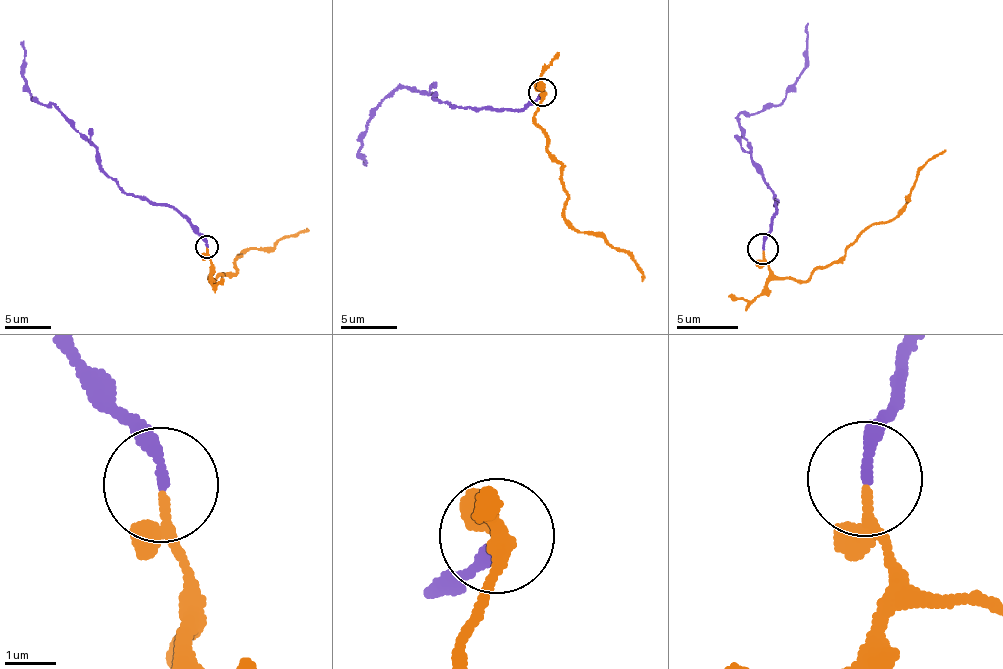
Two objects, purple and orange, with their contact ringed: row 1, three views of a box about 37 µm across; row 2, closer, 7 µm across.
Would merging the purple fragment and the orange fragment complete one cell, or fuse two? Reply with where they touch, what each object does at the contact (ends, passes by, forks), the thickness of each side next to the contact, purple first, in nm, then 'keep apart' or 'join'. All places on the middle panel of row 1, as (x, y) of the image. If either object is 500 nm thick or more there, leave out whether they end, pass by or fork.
place (542, 92); purple ends; orange passes by; calibres 220 and 120 nm; join

